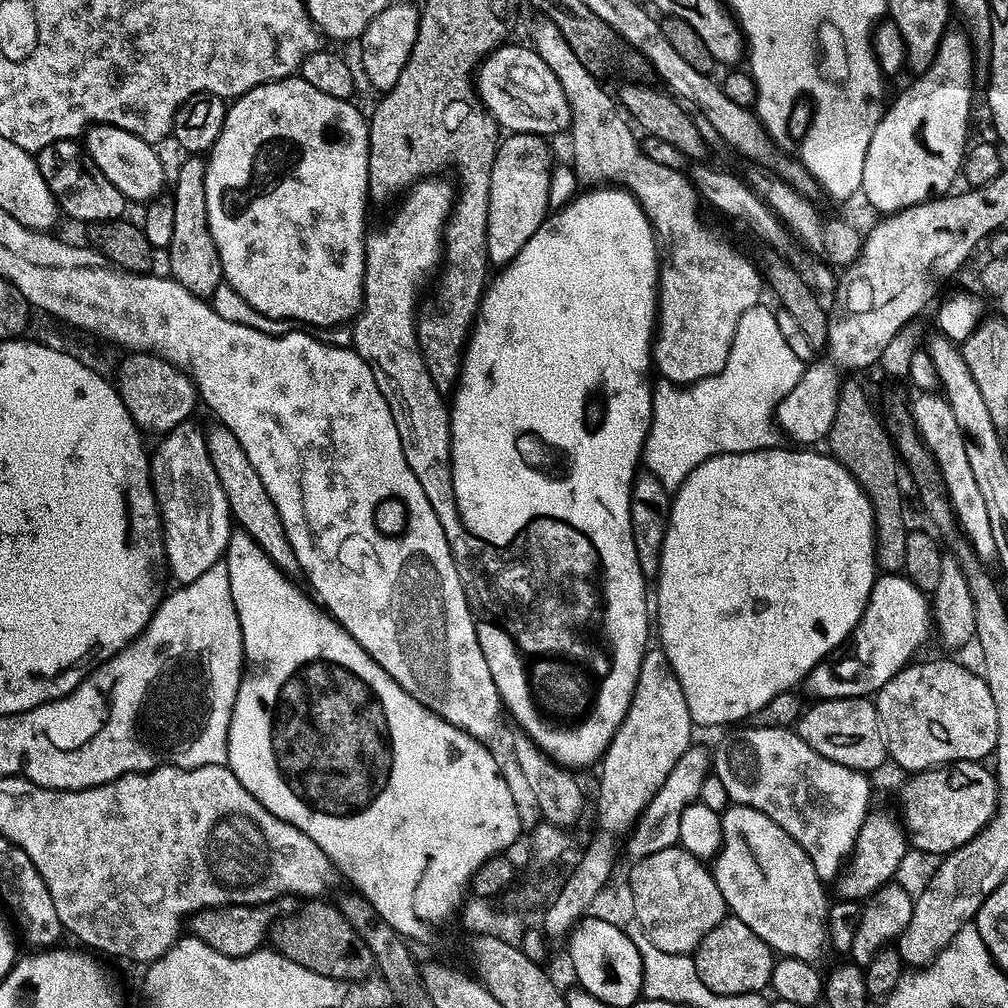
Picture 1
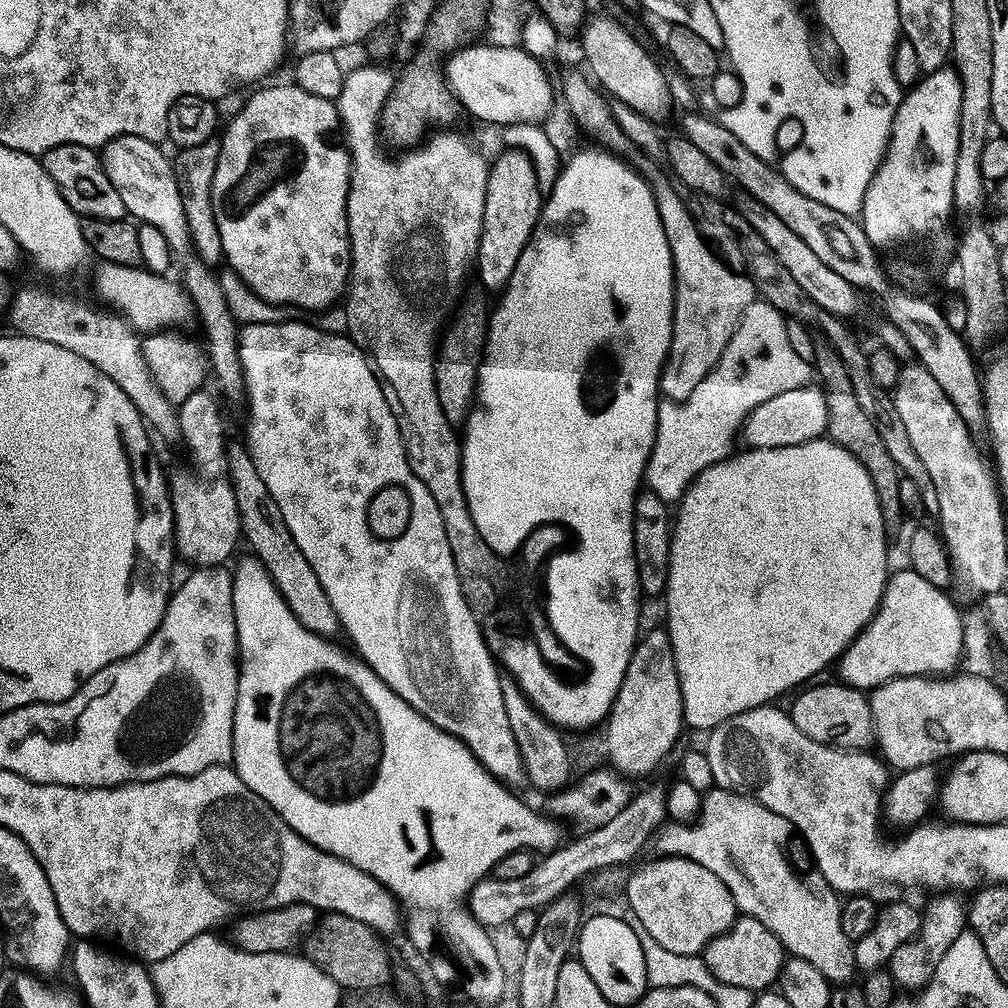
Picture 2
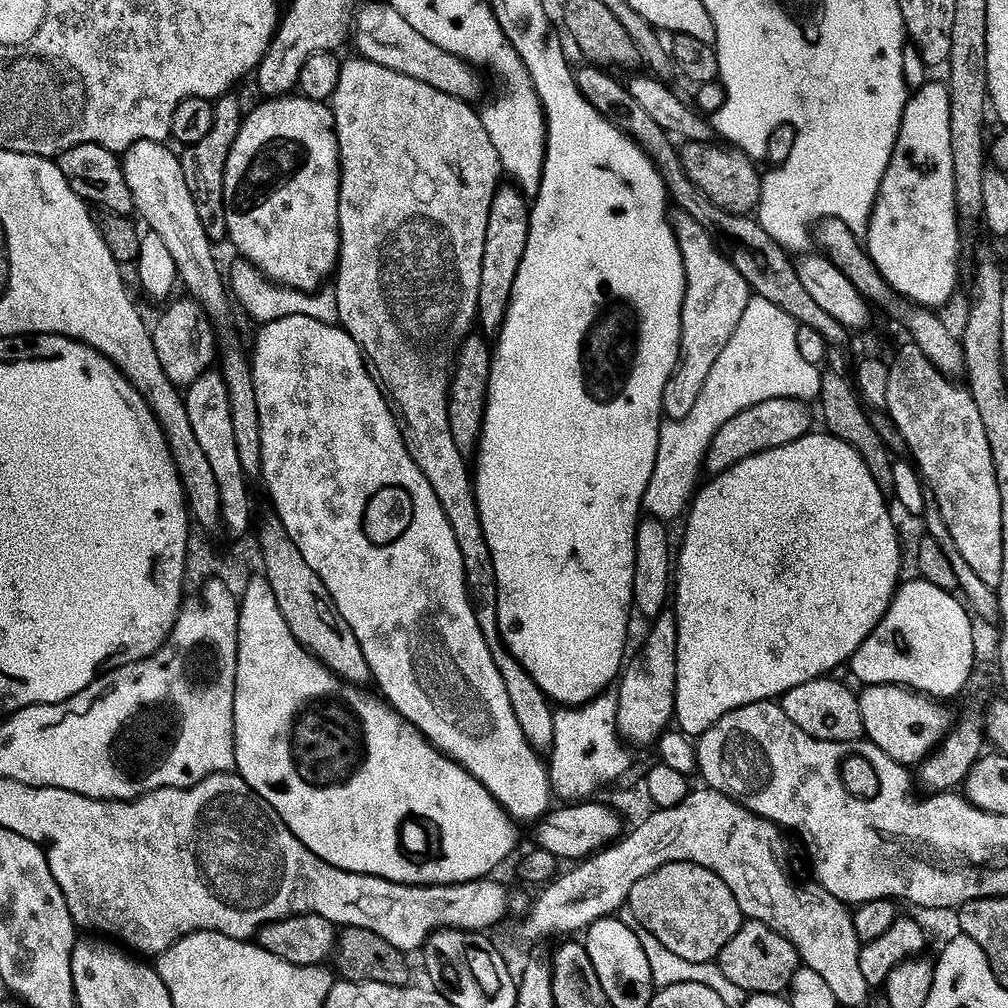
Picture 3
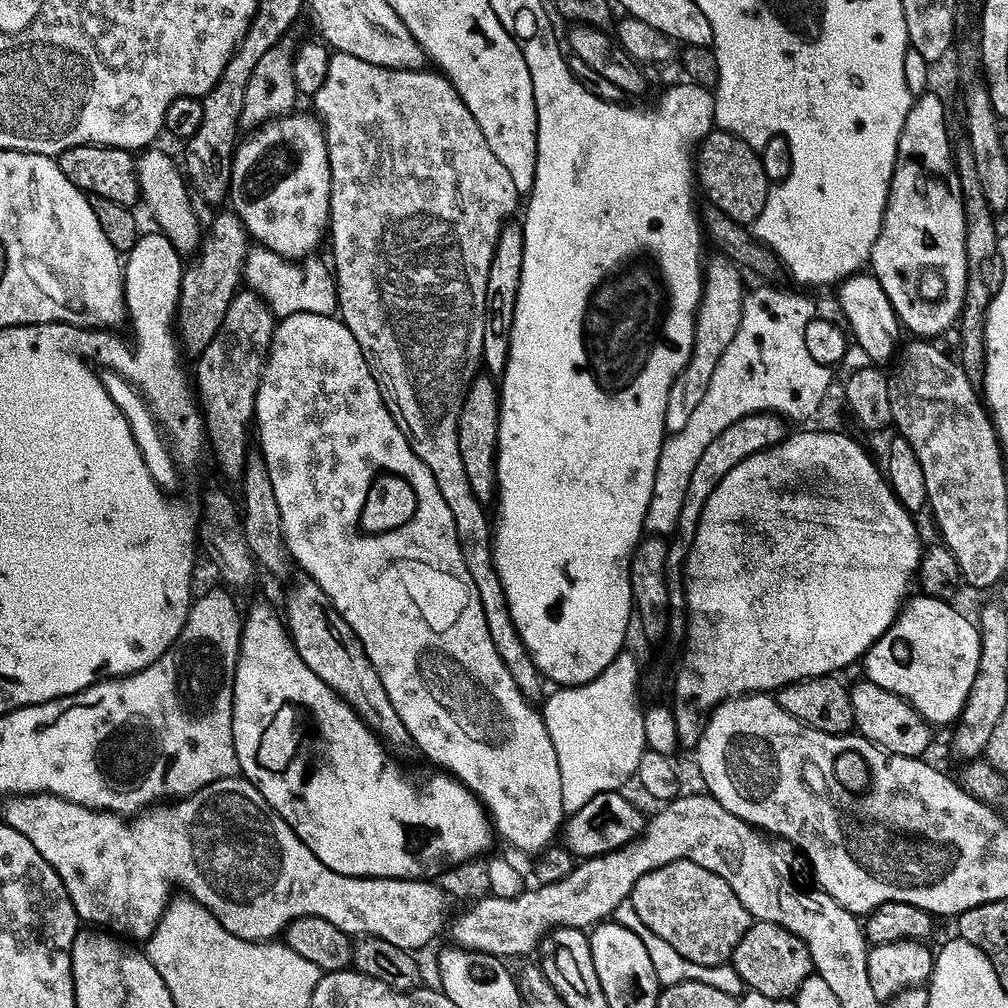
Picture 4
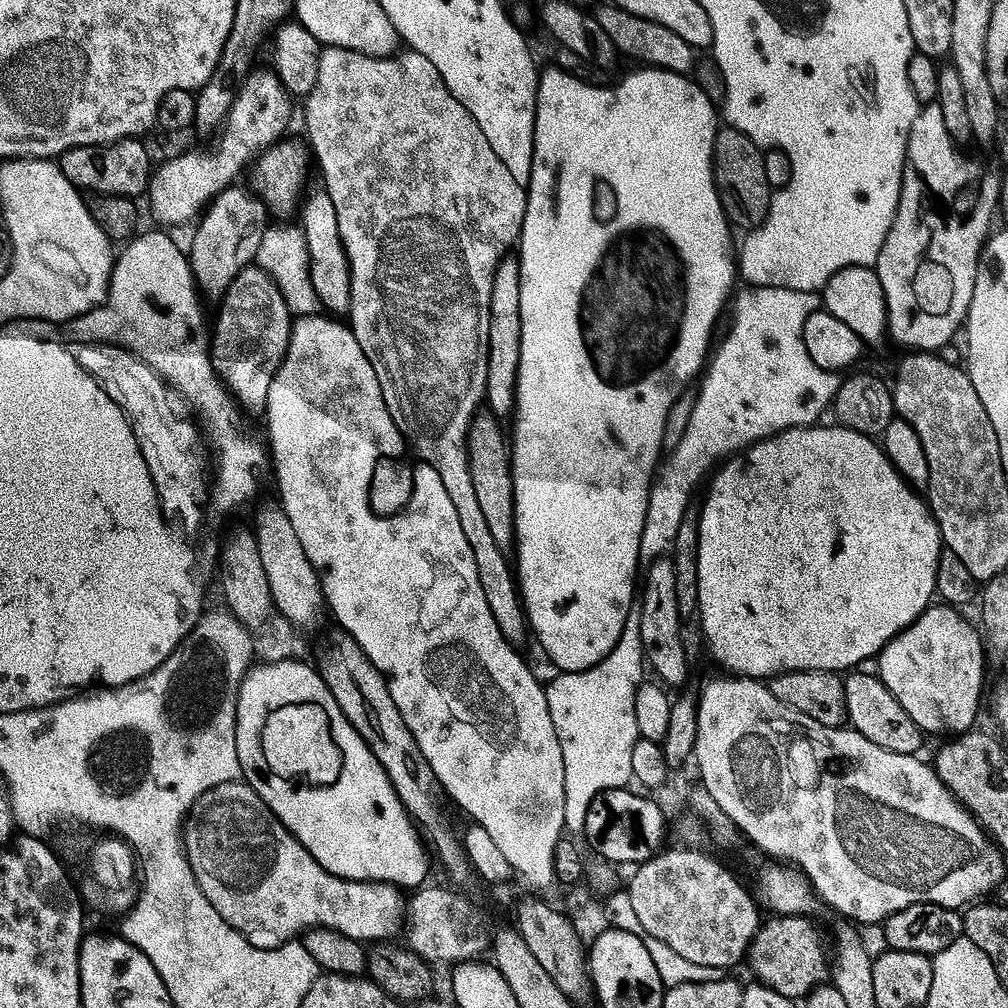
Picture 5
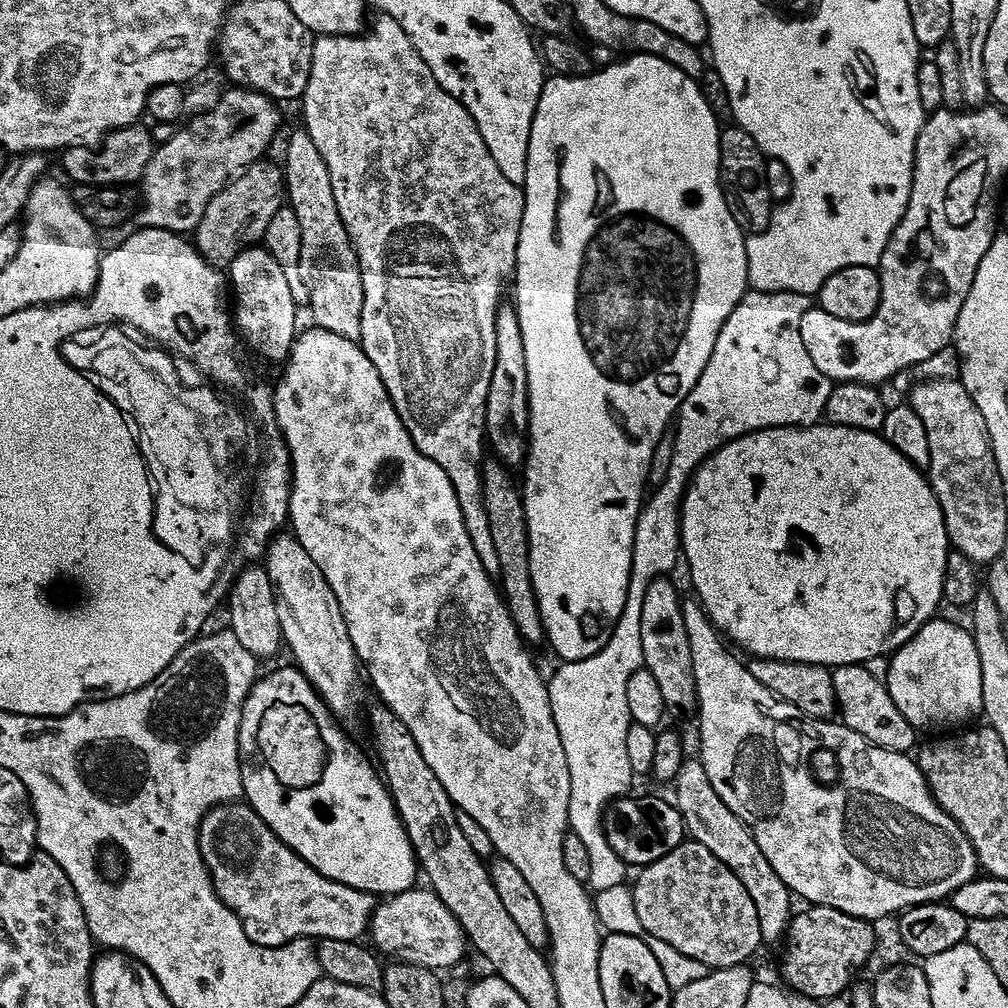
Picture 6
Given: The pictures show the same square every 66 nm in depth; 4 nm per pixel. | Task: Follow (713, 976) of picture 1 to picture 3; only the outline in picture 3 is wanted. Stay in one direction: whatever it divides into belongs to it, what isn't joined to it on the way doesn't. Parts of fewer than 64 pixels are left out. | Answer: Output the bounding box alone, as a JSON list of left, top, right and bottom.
[718,919,801,994]

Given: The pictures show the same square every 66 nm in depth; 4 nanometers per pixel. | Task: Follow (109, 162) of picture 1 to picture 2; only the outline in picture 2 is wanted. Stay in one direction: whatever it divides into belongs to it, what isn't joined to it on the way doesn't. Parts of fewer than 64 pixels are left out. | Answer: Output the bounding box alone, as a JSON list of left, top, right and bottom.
[102,136,248,406]

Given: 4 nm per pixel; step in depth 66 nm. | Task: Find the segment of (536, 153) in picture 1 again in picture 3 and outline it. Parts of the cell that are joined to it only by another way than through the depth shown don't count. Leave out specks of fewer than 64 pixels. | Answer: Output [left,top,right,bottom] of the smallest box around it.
[476,186,529,333]

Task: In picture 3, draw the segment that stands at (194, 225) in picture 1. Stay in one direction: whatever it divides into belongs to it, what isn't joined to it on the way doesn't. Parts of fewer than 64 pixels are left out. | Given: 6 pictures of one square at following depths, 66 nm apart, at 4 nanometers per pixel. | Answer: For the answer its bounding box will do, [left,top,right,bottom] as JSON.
[178,94,242,242]

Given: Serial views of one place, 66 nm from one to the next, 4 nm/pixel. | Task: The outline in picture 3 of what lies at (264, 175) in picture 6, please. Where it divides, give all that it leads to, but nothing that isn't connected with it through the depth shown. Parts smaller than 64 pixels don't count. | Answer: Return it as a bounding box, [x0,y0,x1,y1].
[151,298,218,386]

